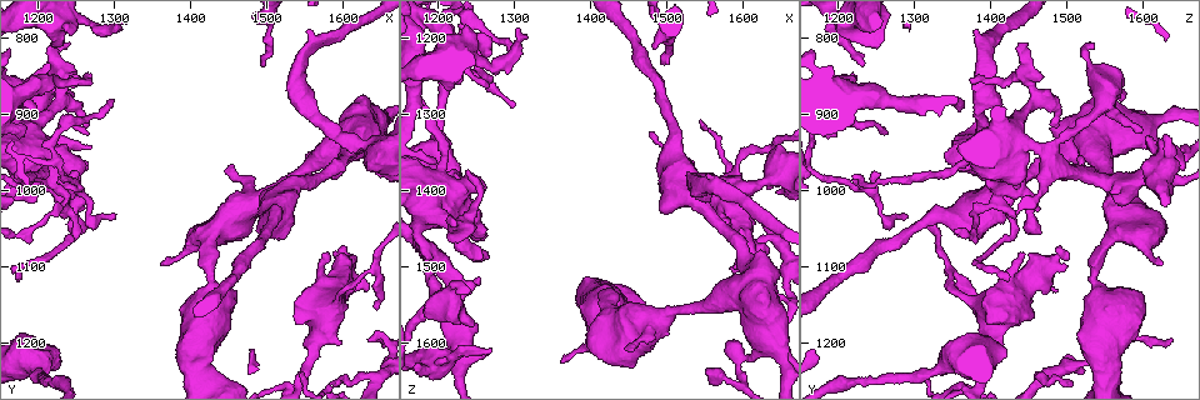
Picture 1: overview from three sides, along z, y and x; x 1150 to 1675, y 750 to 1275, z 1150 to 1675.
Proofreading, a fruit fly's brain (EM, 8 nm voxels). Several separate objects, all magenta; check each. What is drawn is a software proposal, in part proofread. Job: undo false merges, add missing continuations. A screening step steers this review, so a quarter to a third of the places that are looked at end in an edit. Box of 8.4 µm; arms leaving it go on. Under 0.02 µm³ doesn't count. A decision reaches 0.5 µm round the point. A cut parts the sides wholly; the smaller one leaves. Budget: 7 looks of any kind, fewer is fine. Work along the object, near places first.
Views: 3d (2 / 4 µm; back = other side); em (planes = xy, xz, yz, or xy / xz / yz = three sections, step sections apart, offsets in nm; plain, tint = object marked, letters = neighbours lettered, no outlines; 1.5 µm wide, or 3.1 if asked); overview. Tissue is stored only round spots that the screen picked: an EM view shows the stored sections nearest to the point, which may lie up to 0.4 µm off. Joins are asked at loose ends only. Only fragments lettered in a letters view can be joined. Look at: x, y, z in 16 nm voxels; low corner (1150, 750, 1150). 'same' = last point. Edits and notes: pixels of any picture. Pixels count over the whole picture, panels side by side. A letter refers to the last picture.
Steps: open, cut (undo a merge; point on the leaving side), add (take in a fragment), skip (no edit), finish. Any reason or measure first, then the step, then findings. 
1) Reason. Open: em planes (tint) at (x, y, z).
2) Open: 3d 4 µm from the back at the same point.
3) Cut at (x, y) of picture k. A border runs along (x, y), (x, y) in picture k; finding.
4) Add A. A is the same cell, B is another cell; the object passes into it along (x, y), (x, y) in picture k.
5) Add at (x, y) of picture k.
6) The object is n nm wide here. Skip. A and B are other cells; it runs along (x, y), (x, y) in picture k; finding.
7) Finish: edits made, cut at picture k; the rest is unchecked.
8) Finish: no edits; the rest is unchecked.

Free end. Open: 3d 4 µm at (1265, 925, 1265).

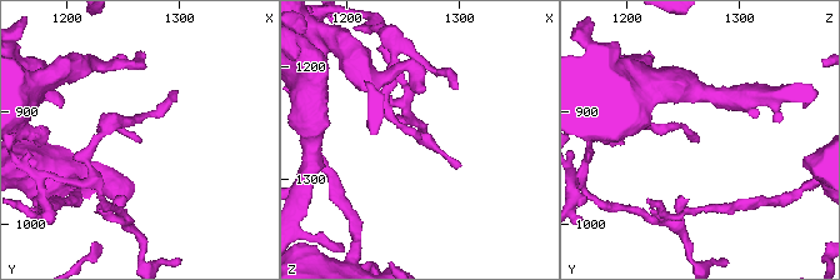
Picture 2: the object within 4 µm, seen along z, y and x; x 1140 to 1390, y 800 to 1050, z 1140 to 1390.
Open: em yz step 4 (letters) at (1264, 926, 1266).

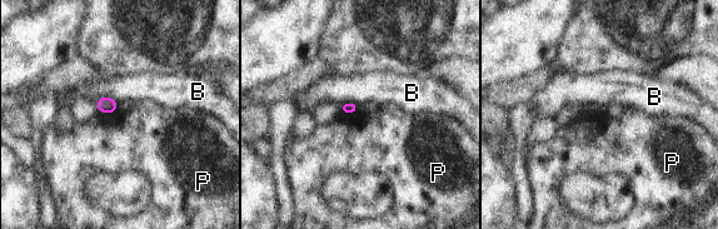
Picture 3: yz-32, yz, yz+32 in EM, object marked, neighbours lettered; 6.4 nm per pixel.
The longest contact is with B, 150 nm. Skip. B and P are other cells; none of them fits.

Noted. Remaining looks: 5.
An open end. Open: em xy step 4 (letters) at (1225, 810, 1440).

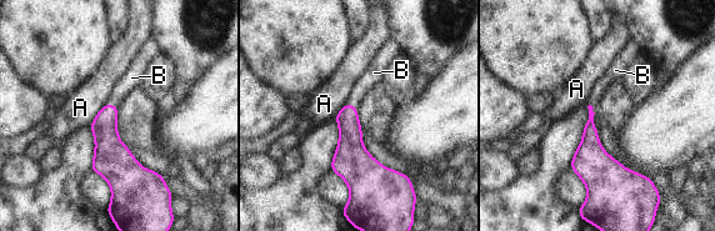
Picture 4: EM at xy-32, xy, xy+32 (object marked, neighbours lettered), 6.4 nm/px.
Another direction. Open: em planes (letters) at the same point.

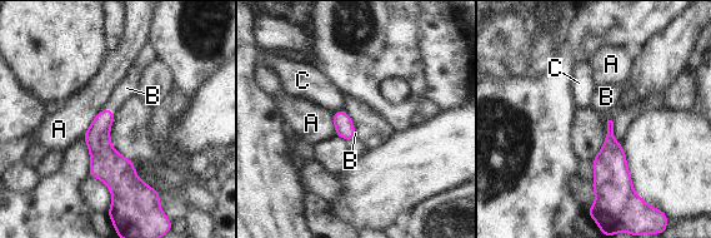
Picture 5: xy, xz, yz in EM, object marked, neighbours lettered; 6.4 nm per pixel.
Add B. B is the same cell, A and C are other cells; the object passes into it along (98, 135), (109, 110), (126, 88) in picture 5; the neuron continues.

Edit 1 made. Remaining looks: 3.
Open: overview.

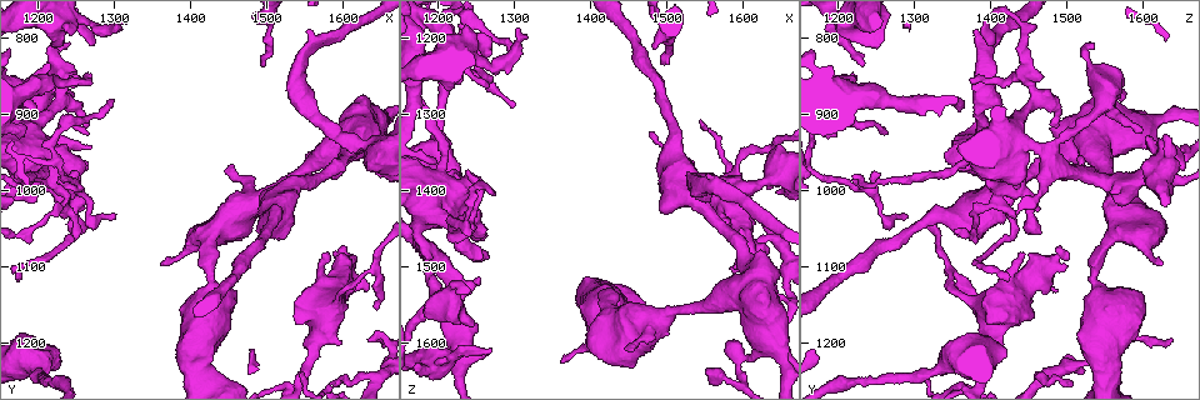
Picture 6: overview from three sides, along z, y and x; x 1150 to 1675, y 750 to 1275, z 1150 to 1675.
Stops while still wide. Open: em planes (letters) at (1585, 1085, 1500).

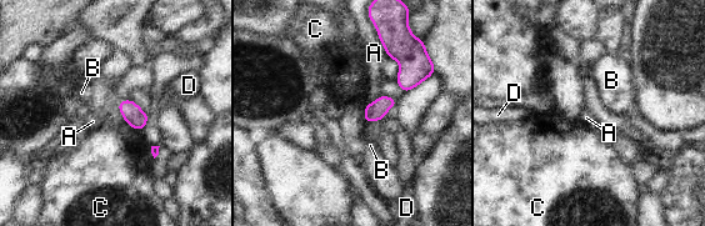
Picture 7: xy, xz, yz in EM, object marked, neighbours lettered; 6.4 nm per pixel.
Skip. A, B, C and D are other cells; a border runs along (376, 31), (388, 56) in picture 7; none of them fits.

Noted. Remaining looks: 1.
Finish: edits made, add at picture 5; the rest is unchecked.

